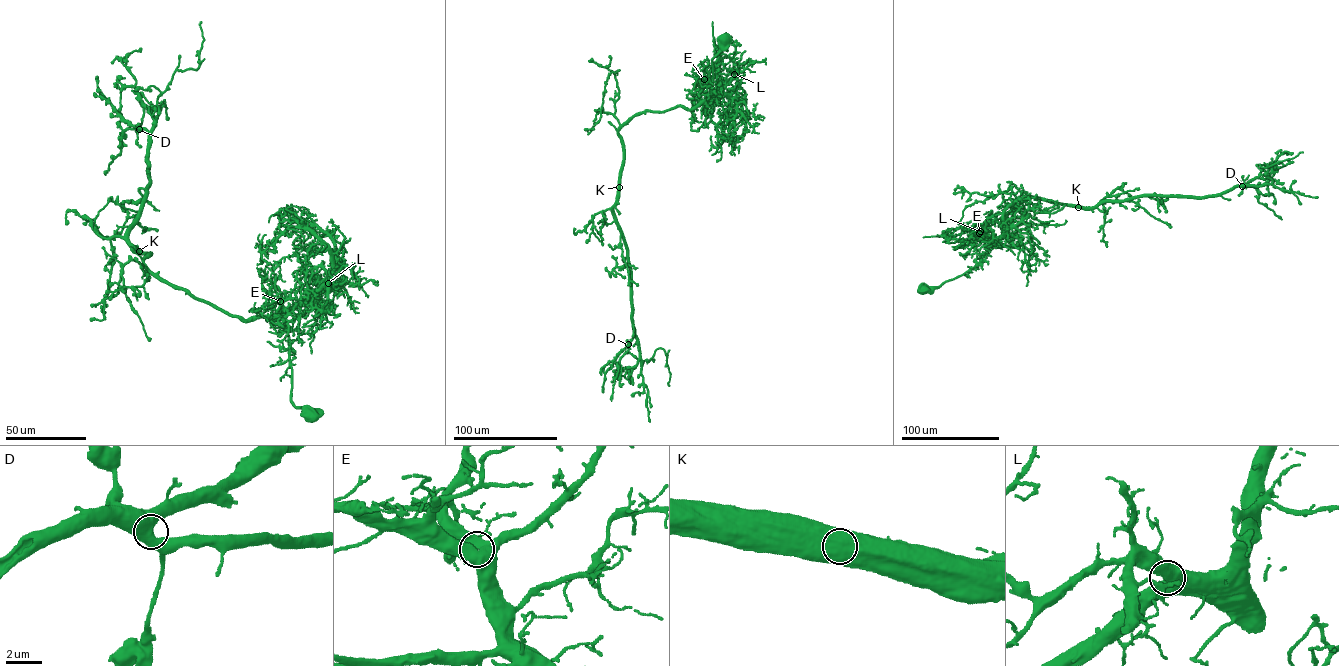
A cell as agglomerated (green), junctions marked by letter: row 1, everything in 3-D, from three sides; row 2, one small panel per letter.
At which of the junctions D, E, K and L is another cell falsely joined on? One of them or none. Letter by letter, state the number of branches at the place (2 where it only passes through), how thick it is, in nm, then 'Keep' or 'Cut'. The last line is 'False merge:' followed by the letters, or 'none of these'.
D: Branches: 2. Thickness 550 nm. Keep
E: Branches: 2. Thickness 650 nm. Keep
K: Branches: 2. Thickness 1100 nm. Keep
L: Branches: 2. Thickness 600 nm. Keep
False merge: none of these

